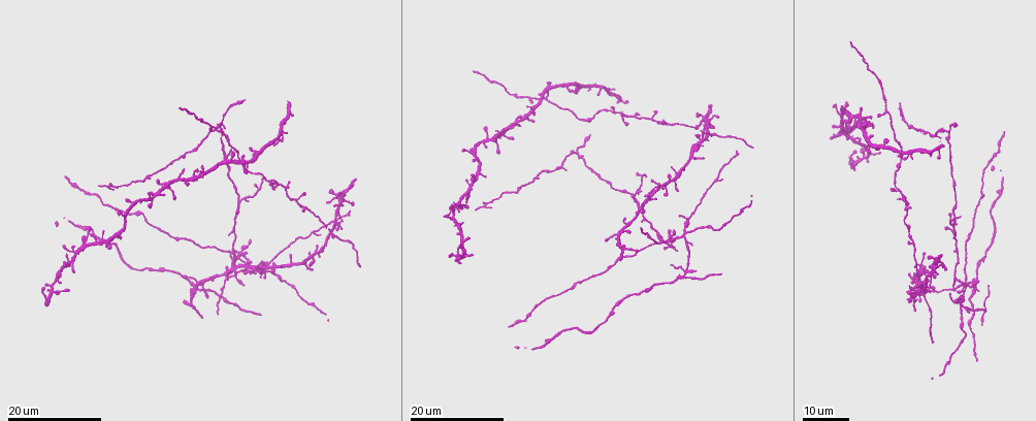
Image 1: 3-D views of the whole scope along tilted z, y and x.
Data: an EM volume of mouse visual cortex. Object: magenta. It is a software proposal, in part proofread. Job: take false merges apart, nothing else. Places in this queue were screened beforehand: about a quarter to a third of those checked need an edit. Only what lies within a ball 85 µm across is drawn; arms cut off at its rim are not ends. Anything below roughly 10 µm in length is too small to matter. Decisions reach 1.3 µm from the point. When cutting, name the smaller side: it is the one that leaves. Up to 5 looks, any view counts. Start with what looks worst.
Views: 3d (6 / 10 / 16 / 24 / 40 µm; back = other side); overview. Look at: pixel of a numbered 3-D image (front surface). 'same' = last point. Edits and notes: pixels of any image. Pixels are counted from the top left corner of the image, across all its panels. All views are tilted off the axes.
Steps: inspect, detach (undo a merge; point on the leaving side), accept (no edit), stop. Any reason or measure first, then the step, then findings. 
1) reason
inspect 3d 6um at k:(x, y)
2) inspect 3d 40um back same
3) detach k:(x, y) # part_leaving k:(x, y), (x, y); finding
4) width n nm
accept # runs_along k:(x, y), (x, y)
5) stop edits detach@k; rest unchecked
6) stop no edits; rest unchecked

branch point
inspect 3d 24um at 1:(682, 236)

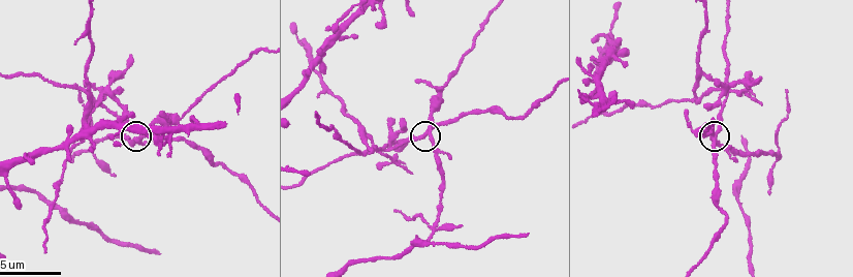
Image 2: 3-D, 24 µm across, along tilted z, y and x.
inspect 3d 10um at 2:(141, 136)

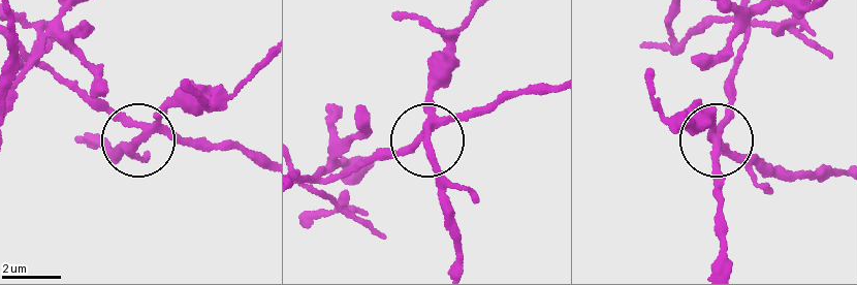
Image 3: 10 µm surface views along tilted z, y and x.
arms 3
detach 3:(178, 101) # part_leaving 3:(153, 124), (168, 111), (226, 92), (264, 64); two neurons meet here

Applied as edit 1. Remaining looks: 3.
inspect overview

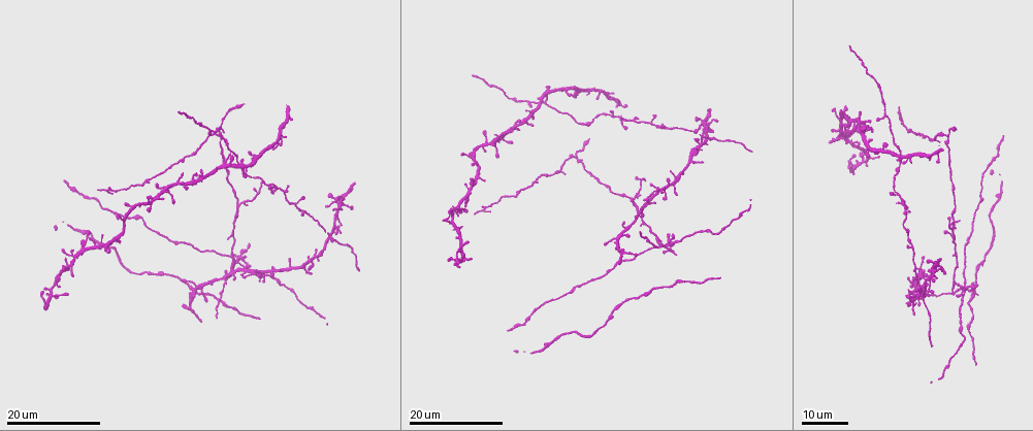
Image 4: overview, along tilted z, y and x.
inspect 3d 10um at 2:(381, 150)

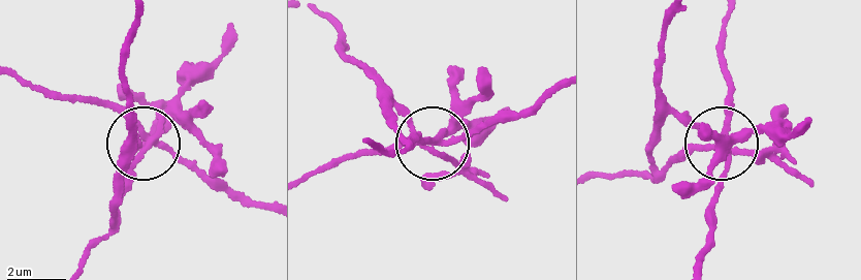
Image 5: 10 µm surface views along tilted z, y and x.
width 230 nm
detach 5:(176, 107) # part_leaving 5:(436, 141), (343, 56), (329, 17); two neurons meet here

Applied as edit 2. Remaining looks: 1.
thick turns thin
inspect 3d 10um at 2:(45, 200)

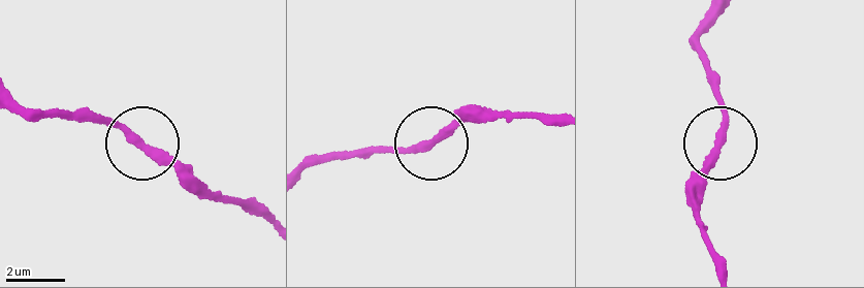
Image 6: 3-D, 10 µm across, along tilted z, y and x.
accept # continuous, no second neuron

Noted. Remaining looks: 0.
stop edits detach@3, detach@5; rest unchecked

